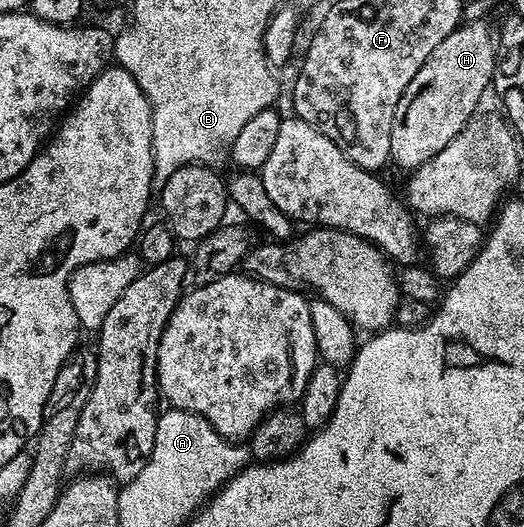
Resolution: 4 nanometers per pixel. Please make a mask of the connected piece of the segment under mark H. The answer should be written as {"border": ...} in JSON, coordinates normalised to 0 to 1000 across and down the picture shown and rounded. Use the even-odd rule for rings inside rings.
{"border":[[[926,38],[910,42],[887,42],[870,51],[863,61],[855,61],[855,68],[847,68],[847,76],[840,76],[840,83],[832,83],[832,91],[824,91],[824,101],[817,104],[817,114],[809,114],[809,121],[802,121],[802,137],[794,137],[794,144],[786,144],[779,167],[771,167],[771,182],[763,182],[763,197],[756,197],[756,213],[748,220],[748,250],[744,252],[744,307],[760,313],[773,326],[786,326],[794,319],[802,319],[802,311],[809,311],[817,304],[824,304],[824,296],[832,296],[832,288],[845,285],[866,260],[870,260],[889,237],[897,231],[897,224],[905,216],[914,214],[920,199],[920,184],[926,182],[927,171],[937,169],[943,152],[943,123],[947,121],[947,106],[950,104],[950,74],[947,57],[941,47],[933,49]]]}

